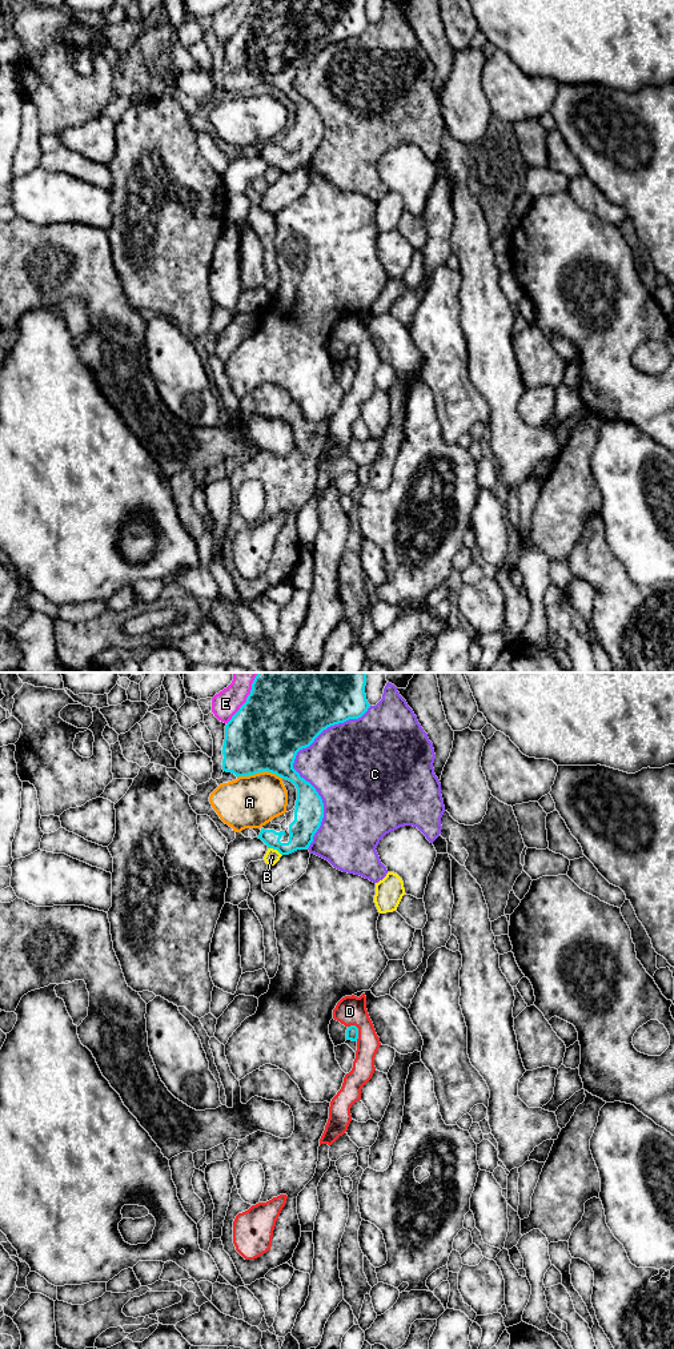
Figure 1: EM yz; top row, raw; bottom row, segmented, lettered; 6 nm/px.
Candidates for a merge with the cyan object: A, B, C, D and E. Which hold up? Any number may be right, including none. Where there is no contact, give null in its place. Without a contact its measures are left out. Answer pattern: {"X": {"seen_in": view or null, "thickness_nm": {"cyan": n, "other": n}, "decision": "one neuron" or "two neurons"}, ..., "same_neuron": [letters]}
{"A": {"seen_in": "yz", "thickness_nm": {"cyan": 440, "other": 320}, "decision": "two neurons"}, "B": {"seen_in": "yz", "thickness_nm": {"cyan": 160, "other": 90}, "decision": "two neurons"}, "C": {"seen_in": "yz", "thickness_nm": {"cyan": 440, "other": 360}, "decision": "two neurons"}, "D": {"seen_in": "yz", "thickness_nm": {"cyan": 80, "other": 180}, "decision": "two neurons"}, "E": {"seen_in": "yz", "thickness_nm": {"cyan": 440, "other": 160}, "decision": "two neurons"}, "same_neuron": []}

